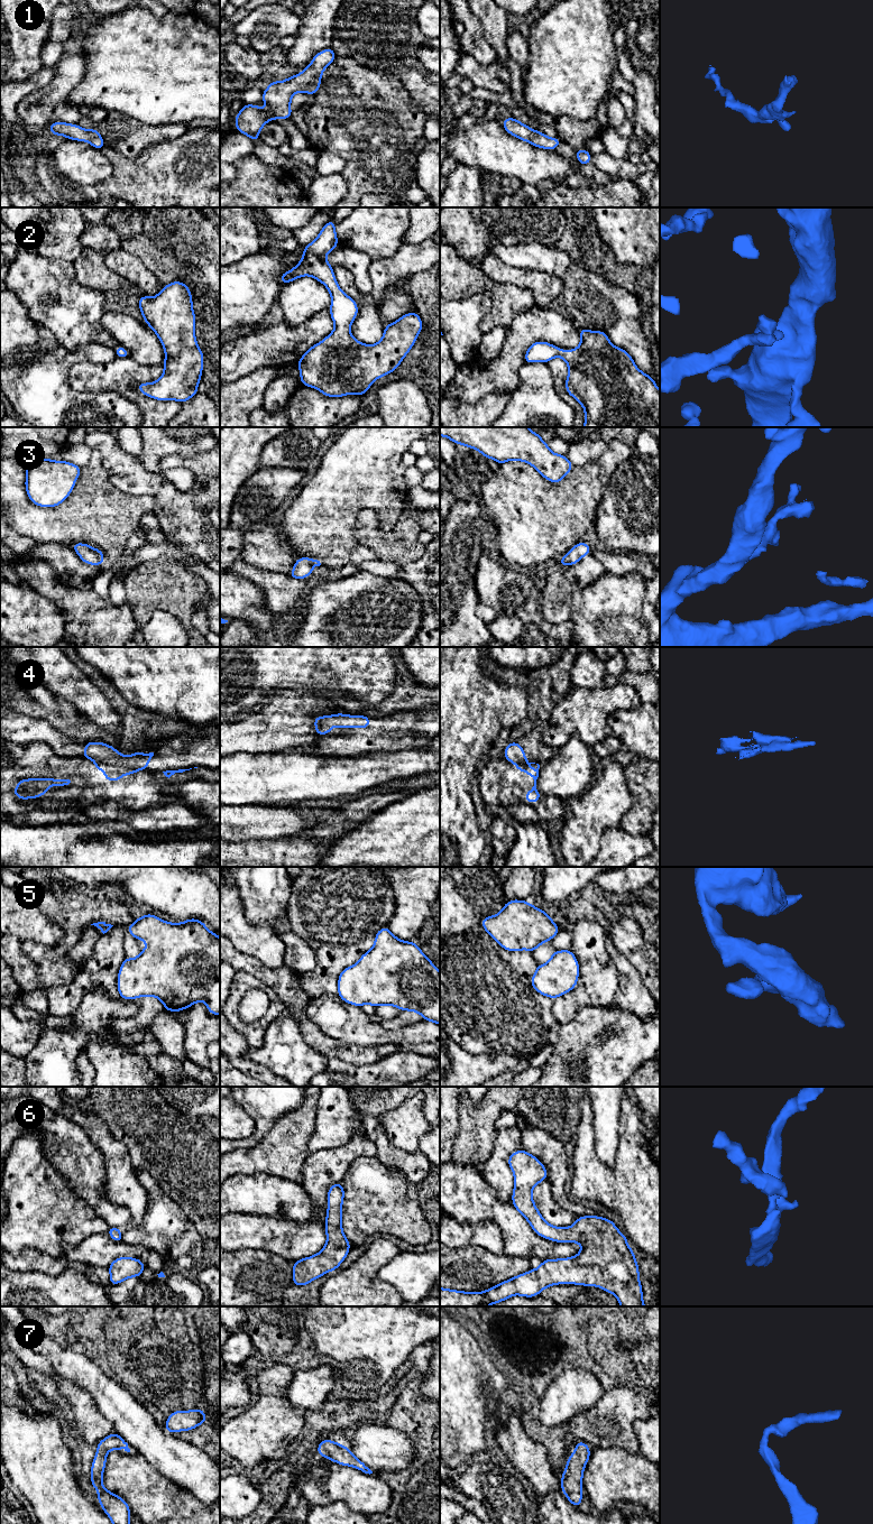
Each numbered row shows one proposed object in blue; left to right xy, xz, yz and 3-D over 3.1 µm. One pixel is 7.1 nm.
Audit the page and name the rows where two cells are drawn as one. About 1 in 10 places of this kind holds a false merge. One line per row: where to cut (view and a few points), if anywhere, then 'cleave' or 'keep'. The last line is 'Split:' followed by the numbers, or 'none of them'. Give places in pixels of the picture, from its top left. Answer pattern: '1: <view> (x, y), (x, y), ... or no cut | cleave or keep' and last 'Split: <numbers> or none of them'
1: no cut | keep
2: no cut | keep
3: no cut | keep
4: xy (95, 762), (139, 769) | cleave
5: no cut | keep
6: no cut | keep
7: no cut | keep
Split: 4

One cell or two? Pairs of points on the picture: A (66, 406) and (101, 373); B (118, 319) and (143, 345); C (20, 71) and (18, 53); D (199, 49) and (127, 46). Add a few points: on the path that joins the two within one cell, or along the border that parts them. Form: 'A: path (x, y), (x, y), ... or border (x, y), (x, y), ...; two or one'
A: border (69, 370), (69, 384), (75, 390), (95, 391); two
B: path (122, 325), (136, 339); one
C: path (18, 66), (18, 57); one
D: path (181, 49), (145, 49); one

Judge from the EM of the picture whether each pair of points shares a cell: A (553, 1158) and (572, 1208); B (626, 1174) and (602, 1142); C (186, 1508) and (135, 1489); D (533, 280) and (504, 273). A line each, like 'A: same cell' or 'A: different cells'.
A: same cell
B: different cells
C: same cell
D: same cell

